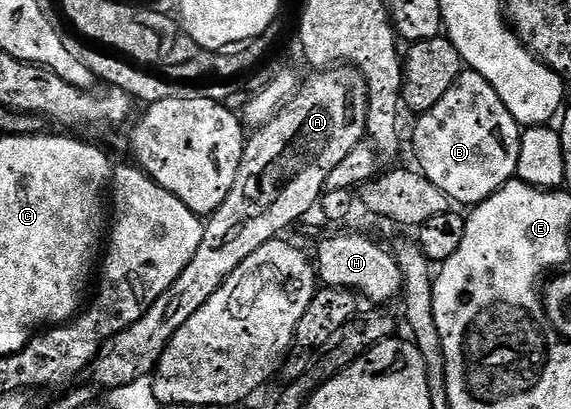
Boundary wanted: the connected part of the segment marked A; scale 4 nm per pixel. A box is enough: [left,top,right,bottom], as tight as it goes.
[91,64,369,392]

